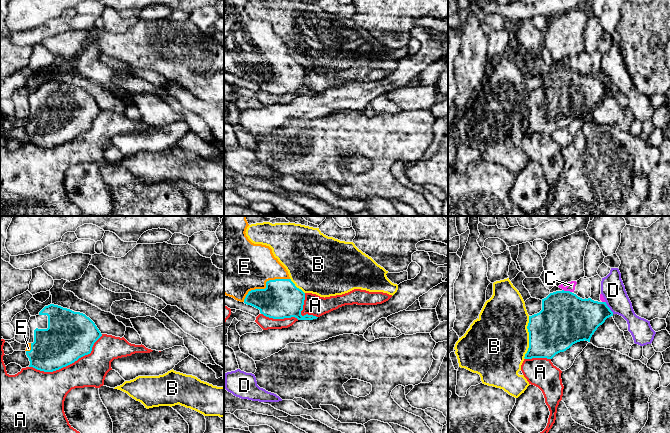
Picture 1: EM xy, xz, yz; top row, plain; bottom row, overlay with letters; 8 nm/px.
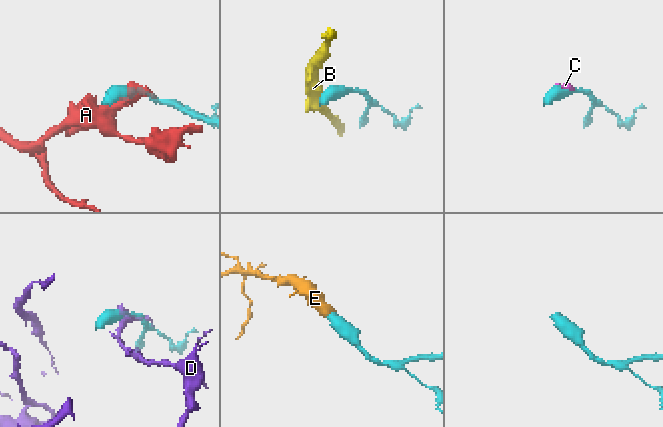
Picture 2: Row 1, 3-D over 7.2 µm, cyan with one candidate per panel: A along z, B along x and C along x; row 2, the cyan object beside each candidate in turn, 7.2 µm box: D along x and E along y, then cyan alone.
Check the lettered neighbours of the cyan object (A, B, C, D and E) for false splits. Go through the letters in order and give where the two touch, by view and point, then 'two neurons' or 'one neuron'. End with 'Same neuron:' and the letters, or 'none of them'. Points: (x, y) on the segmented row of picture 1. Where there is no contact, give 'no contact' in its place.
A: xy (68, 364) | two neurons
B: yz (529, 337) | two neurons
C: yz (567, 291) | two neurons
D: yz (609, 308) | two neurons
E: xz (266, 286) | one neuron
Same neuron: E

